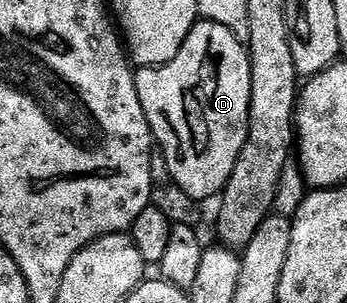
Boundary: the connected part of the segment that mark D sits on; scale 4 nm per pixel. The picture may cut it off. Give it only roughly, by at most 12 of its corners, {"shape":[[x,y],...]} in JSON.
{"shape":[[201,19],[133,82],[172,184],[224,193],[247,143],[248,48]]}

